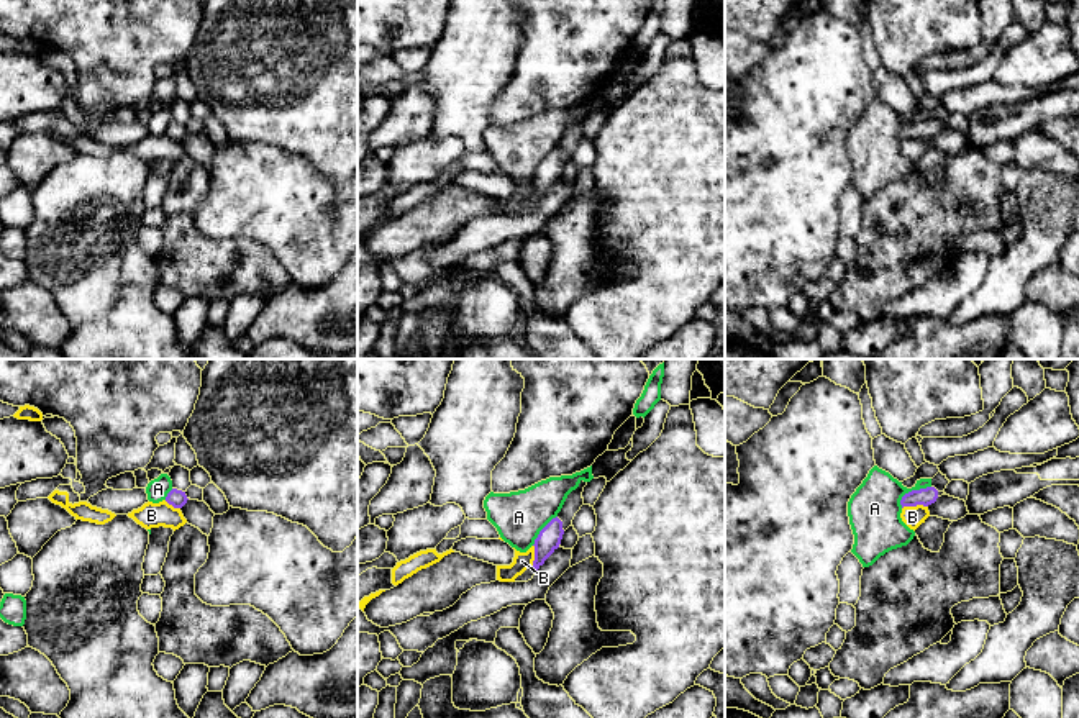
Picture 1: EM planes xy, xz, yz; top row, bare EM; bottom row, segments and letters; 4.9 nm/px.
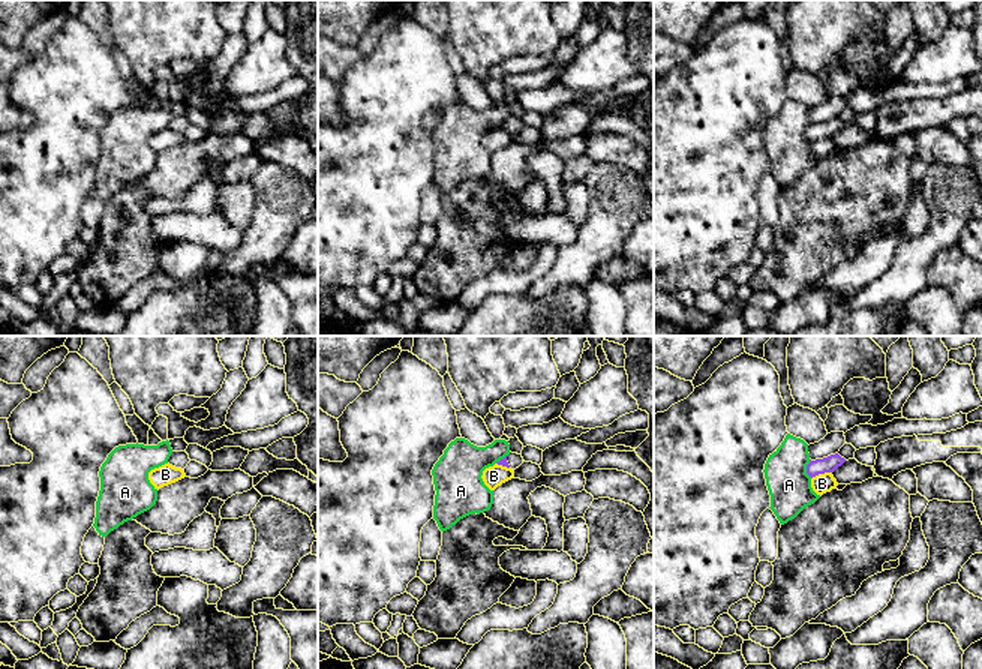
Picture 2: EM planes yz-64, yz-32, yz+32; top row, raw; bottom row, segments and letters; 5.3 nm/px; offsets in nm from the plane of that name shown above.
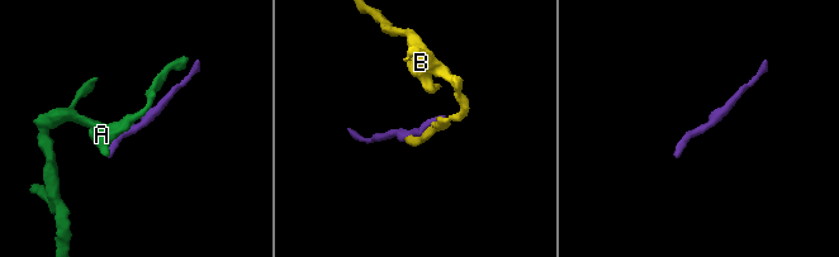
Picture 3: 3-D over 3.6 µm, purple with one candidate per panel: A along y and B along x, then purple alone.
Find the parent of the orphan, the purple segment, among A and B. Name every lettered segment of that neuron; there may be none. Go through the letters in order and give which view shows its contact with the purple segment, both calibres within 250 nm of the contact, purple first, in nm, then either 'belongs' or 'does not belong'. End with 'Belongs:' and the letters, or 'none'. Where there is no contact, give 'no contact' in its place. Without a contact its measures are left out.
A: contact in yz; calibres 90 and 260 nm; does not belong
B: contact in yz; calibres 90 and 100 nm; does not belong
Belongs: none

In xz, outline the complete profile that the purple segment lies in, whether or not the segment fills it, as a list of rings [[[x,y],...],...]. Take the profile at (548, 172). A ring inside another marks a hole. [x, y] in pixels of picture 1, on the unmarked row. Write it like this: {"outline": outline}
{"outline": [[[556,149],[553,151],[535,172],[535,193],[530,202],[515,211],[515,215],[528,215],[533,211],[535,205],[544,197],[544,193],[559,180],[564,162],[562,154]]]}

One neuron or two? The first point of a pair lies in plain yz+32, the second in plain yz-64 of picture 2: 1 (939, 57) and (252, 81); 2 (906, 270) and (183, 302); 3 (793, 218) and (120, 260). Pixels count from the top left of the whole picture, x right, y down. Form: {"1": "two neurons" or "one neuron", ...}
{"1": "one neuron", "2": "two neurons", "3": "one neuron"}

